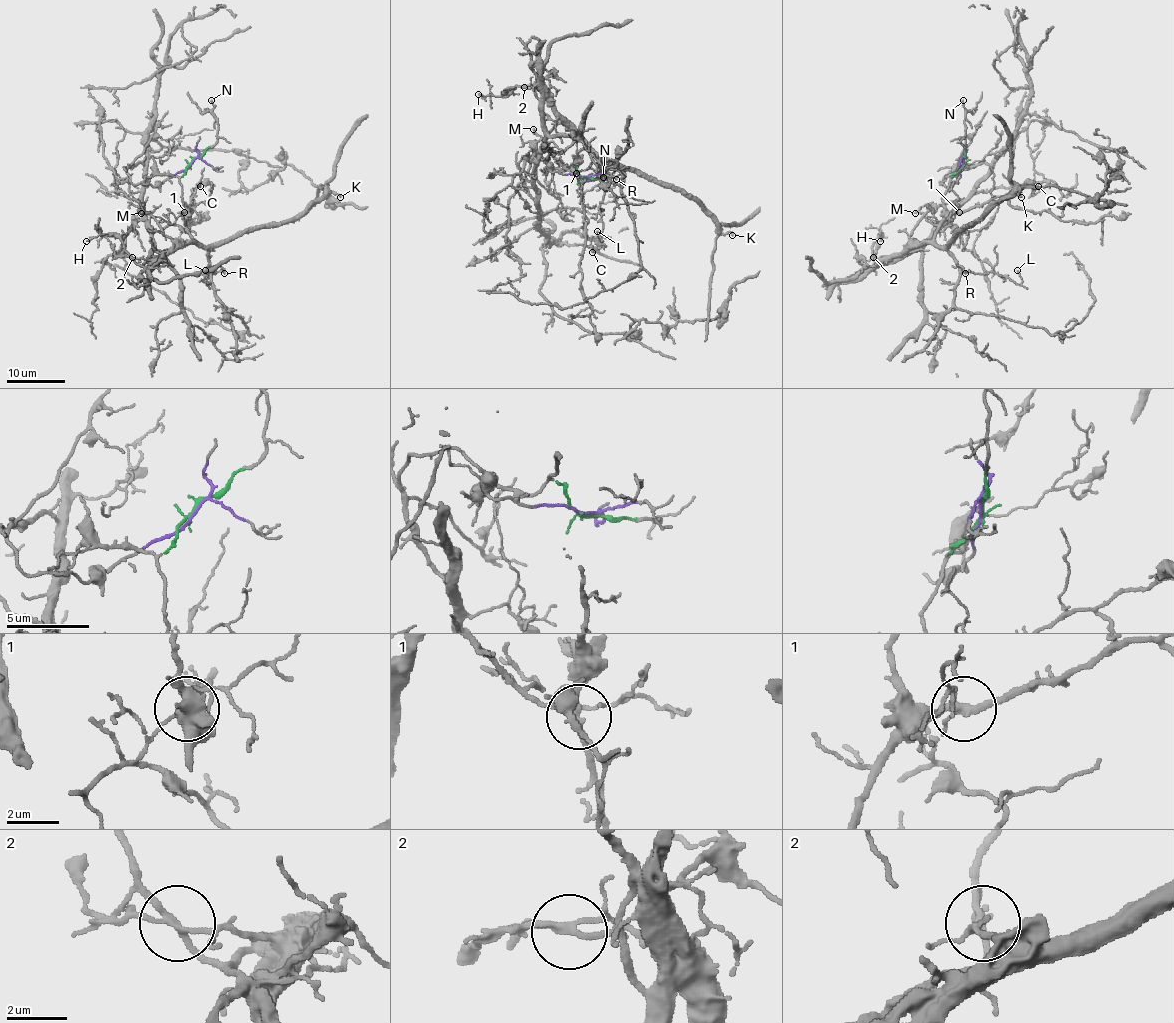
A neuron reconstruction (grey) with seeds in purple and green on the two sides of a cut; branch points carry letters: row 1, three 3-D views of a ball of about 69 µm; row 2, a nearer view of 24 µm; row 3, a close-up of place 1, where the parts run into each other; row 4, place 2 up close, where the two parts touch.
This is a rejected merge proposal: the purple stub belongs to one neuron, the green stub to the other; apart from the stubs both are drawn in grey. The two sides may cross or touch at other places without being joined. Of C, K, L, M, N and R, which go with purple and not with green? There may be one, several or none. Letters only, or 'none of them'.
none of them

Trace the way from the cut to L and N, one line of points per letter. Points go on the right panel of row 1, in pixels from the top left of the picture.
L: (962, 162), (942, 199), (943, 222), (935, 242), (964, 272), (997, 273), (1019, 285), (1022, 279), (1016, 270)
N: (962, 162), (965, 140), (962, 99)

